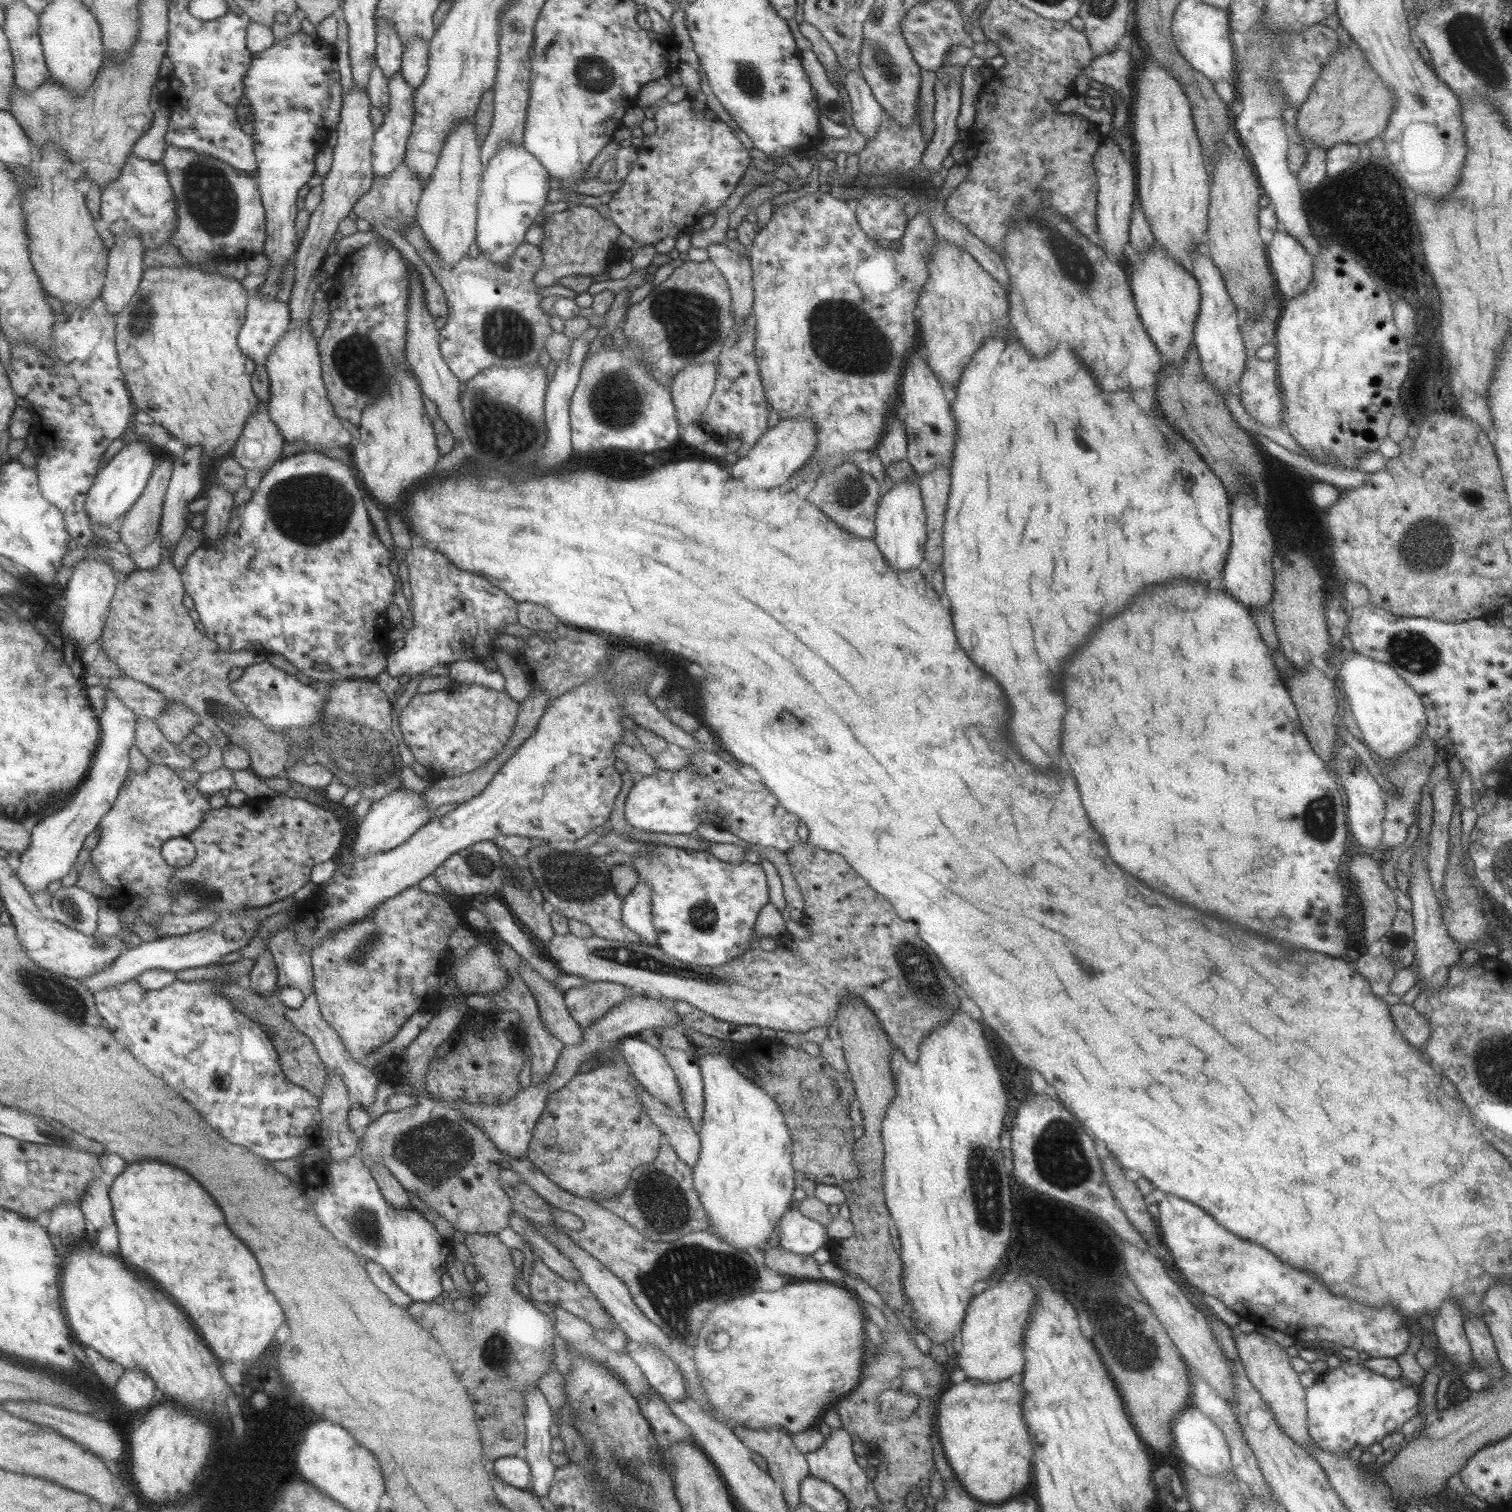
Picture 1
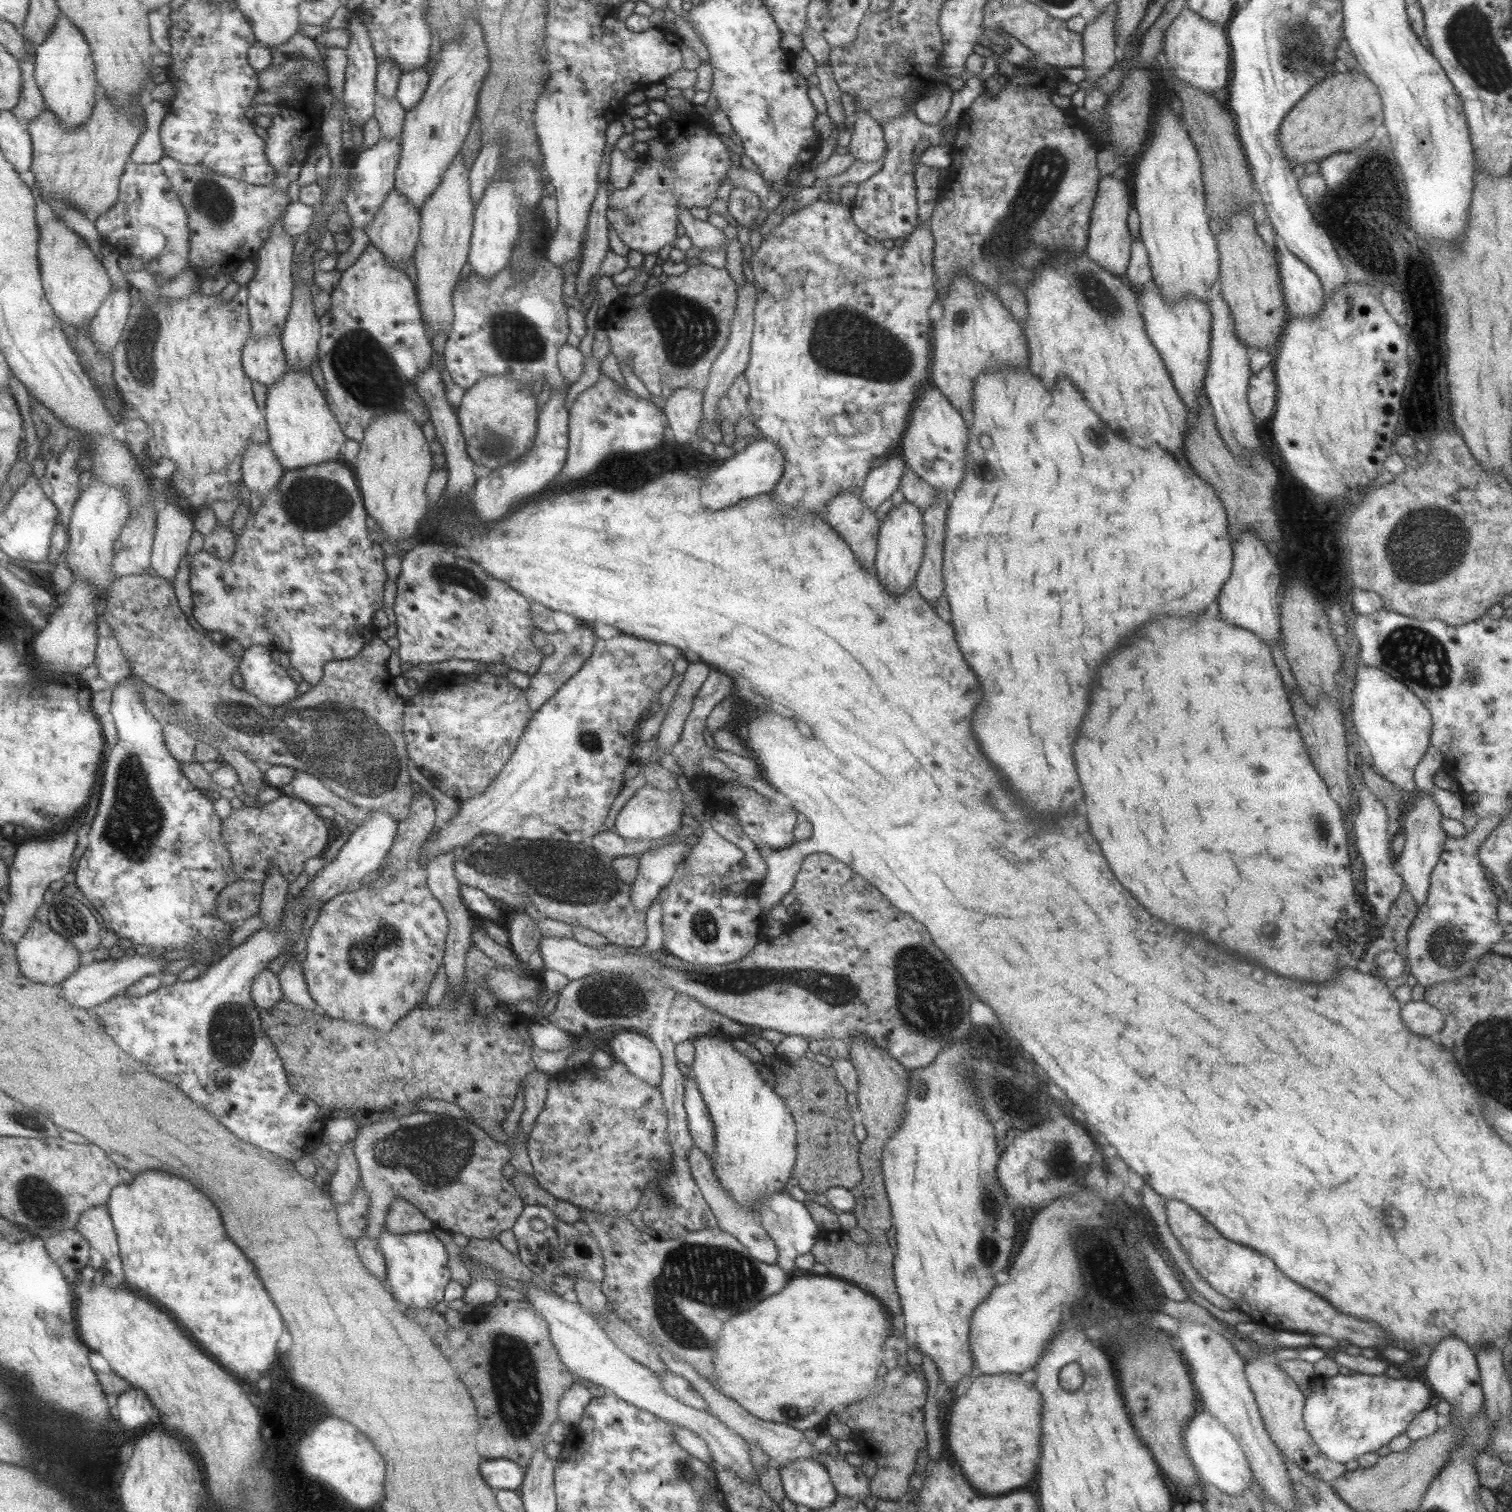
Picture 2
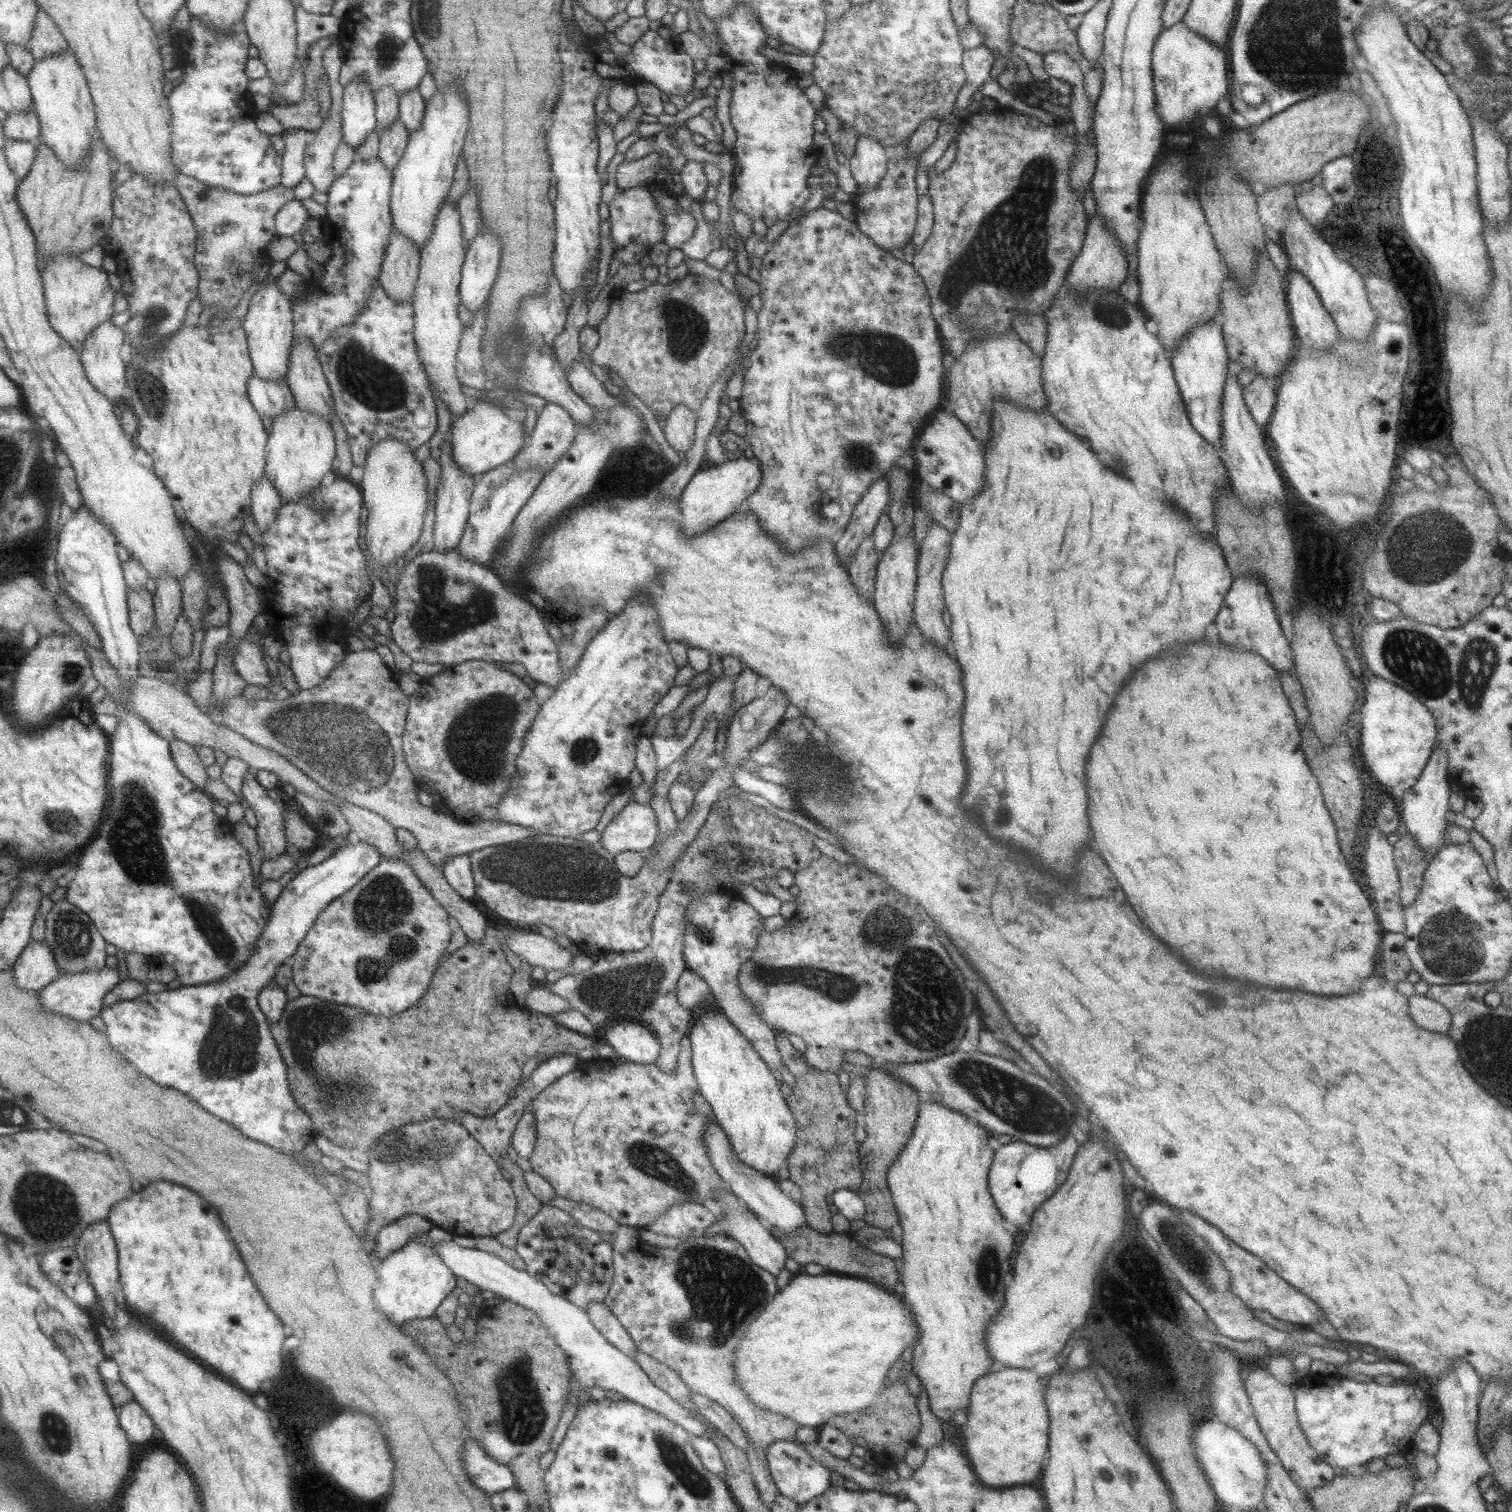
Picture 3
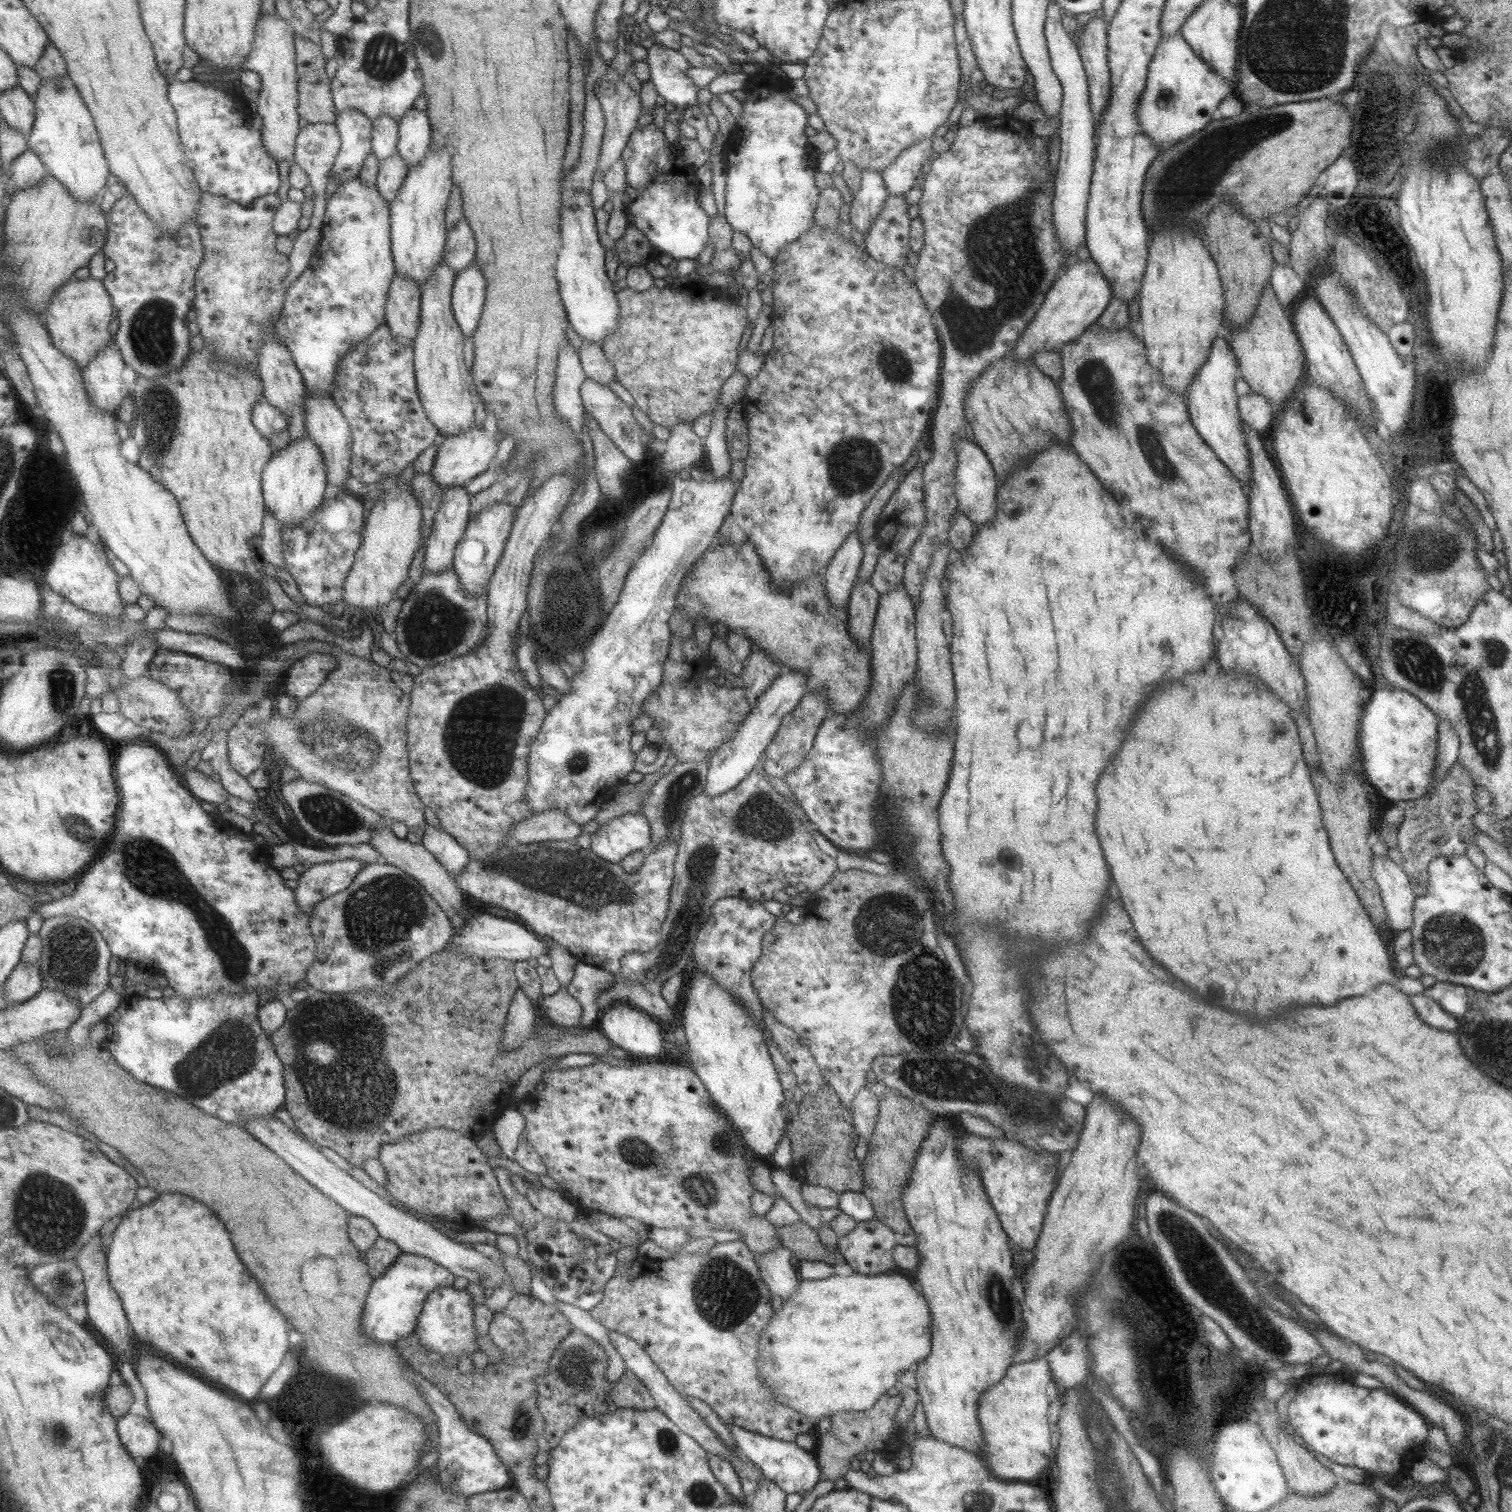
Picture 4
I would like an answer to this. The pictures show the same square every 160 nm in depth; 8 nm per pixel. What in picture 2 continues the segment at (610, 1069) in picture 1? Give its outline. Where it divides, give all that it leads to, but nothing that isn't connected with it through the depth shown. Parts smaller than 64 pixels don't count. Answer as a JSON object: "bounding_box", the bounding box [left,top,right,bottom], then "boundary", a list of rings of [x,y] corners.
{"bounding_box":[526,1060,672,1218],"boundary":[[[615,1060],[609,1068],[597,1068],[590,1062],[583,1063],[576,1069],[564,1069],[563,1072],[557,1072],[551,1075],[547,1081],[546,1097],[543,1108],[539,1111],[535,1124],[532,1126],[531,1132],[526,1140],[527,1154],[532,1164],[532,1177],[534,1180],[546,1190],[551,1196],[559,1200],[568,1202],[569,1204],[580,1207],[591,1212],[599,1212],[616,1216],[617,1218],[628,1218],[642,1197],[642,1190],[651,1183],[663,1181],[670,1173],[672,1163],[672,1150],[669,1144],[669,1135],[667,1132],[667,1113],[665,1112],[663,1101],[661,1101],[660,1090],[653,1088],[634,1074],[629,1072],[626,1066]]]}

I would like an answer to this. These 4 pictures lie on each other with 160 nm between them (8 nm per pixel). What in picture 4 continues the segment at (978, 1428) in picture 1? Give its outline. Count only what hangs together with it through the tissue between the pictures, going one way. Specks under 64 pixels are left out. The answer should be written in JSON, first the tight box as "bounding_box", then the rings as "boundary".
{"bounding_box":[976,1357,1052,1479],"boundary":[[[1045,1357],[1018,1361],[1007,1367],[999,1383],[979,1395],[976,1412],[989,1458],[986,1467],[996,1477],[1036,1479],[1043,1468],[1050,1466],[1047,1458],[1052,1451],[1047,1424],[1049,1398],[1045,1394],[1049,1380]]]}

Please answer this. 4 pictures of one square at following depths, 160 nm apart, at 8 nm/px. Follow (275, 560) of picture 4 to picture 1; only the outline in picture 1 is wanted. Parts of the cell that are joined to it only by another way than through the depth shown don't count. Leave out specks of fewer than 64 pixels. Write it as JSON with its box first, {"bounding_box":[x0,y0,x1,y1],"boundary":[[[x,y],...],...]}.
{"bounding_box":[233,401,283,471],"boundary":[[[260,401],[256,410],[247,420],[246,430],[235,445],[233,456],[245,471],[267,471],[281,459],[283,440],[266,411],[267,403]]]}

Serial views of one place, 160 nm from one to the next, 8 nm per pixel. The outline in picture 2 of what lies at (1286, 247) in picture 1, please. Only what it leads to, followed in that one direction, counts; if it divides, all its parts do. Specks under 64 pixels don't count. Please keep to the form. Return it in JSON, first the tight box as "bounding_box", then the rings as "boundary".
{"bounding_box":[1276,248,1324,318],"boundary":[[[1285,248],[1276,252],[1282,297],[1289,317],[1311,318],[1324,305],[1324,292],[1317,275]]]}

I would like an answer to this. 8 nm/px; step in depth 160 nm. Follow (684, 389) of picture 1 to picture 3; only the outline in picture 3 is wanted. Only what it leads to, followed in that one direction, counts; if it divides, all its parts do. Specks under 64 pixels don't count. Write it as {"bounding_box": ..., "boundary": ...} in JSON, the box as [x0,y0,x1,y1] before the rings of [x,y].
{"bounding_box":[662,404,696,455],"boundary":[[[679,404],[663,422],[662,431],[665,441],[676,454],[681,452],[685,455],[691,449],[695,439],[695,420],[696,413]]]}

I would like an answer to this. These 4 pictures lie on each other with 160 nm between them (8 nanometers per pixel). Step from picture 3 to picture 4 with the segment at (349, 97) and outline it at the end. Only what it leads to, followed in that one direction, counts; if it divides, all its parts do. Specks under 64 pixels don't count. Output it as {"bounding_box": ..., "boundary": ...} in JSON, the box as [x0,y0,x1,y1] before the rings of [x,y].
{"bounding_box":[328,110,373,186],"boundary":[[[360,110],[336,113],[333,123],[340,138],[340,147],[328,172],[328,180],[336,180],[336,184],[341,186],[358,176],[363,161],[371,152],[373,125]]]}

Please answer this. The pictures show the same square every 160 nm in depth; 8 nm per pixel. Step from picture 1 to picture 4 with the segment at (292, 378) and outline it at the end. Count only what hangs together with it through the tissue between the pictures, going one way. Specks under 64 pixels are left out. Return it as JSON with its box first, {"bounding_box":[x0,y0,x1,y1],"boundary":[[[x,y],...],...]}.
{"bounding_box":[261,434,325,527],"boundary":[[[307,434],[295,441],[289,440],[286,448],[271,454],[261,484],[265,509],[281,527],[301,524],[317,510],[324,500],[325,465],[317,446],[311,443]]]}

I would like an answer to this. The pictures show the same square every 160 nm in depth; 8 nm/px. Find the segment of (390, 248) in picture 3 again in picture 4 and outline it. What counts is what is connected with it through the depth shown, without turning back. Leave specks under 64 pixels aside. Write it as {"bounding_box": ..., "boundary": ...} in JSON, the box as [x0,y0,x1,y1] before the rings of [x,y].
{"bounding_box":[384,273,420,342],"boundary":[[[395,273],[385,305],[384,323],[397,342],[412,342],[420,323],[420,287]]]}

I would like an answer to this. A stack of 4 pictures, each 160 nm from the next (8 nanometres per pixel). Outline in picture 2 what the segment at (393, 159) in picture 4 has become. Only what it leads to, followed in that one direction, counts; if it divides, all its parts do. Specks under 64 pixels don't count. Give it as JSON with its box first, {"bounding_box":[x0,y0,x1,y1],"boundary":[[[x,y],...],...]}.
{"bounding_box":[372,94,405,138],"boundary":[[[380,94],[374,96],[372,117],[377,121],[384,138],[400,138],[405,113],[395,97],[389,99]]]}

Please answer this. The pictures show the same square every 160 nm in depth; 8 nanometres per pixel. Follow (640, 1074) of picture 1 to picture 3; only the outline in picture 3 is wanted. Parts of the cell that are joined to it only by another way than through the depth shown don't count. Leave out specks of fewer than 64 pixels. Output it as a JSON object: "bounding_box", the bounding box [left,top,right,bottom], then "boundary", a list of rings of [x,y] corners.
{"bounding_box":[604,1019,660,1065],"boundary":[[[617,1019],[604,1027],[608,1046],[615,1051],[616,1059],[640,1065],[653,1065],[660,1045],[645,1024],[639,1021]]]}

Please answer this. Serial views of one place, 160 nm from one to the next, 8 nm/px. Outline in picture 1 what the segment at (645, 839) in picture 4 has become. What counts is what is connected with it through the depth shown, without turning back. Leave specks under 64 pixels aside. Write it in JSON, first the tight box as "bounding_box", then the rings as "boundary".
{"bounding_box":[624,748,801,852],"boundary":[[[703,748],[697,750],[684,749],[691,761],[677,771],[665,769],[656,770],[638,781],[634,781],[626,799],[624,800],[624,818],[629,826],[645,832],[665,832],[667,834],[691,834],[698,824],[712,824],[729,831],[747,844],[755,844],[763,848],[775,848],[779,852],[786,852],[792,846],[797,846],[801,840],[796,828],[801,821],[787,812],[779,801],[761,783],[750,782],[743,777],[737,766],[724,760],[712,751]]]}

